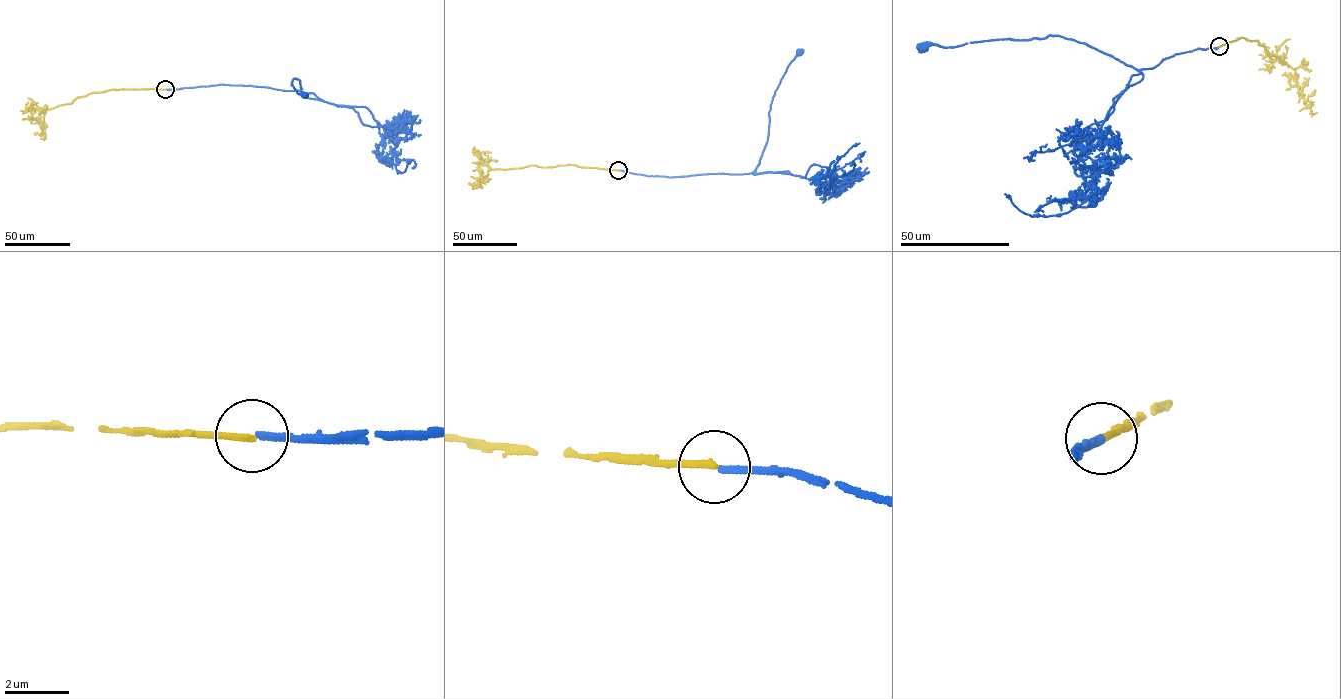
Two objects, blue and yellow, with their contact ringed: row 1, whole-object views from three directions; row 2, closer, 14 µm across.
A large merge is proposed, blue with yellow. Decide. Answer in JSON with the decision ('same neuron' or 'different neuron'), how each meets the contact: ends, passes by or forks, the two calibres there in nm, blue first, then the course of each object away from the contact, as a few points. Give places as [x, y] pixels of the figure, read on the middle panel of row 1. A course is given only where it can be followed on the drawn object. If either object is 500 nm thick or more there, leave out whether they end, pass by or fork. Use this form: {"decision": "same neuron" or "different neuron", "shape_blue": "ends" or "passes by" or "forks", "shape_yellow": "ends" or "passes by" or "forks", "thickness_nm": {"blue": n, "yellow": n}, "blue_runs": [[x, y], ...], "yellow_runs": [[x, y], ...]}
{"decision": "different neuron", "shape_blue": "ends", "shape_yellow": "ends", "thickness_nm": {"blue": 190, "yellow": 200}, "blue_runs": [[618, 170], [672, 177], [753, 172], [767, 140], [769, 111], [775, 91], [788, 65], [799, 52]], "yellow_runs": [[618, 170], [572, 165], [529, 165], [491, 169], [478, 184], [469, 183]]}

